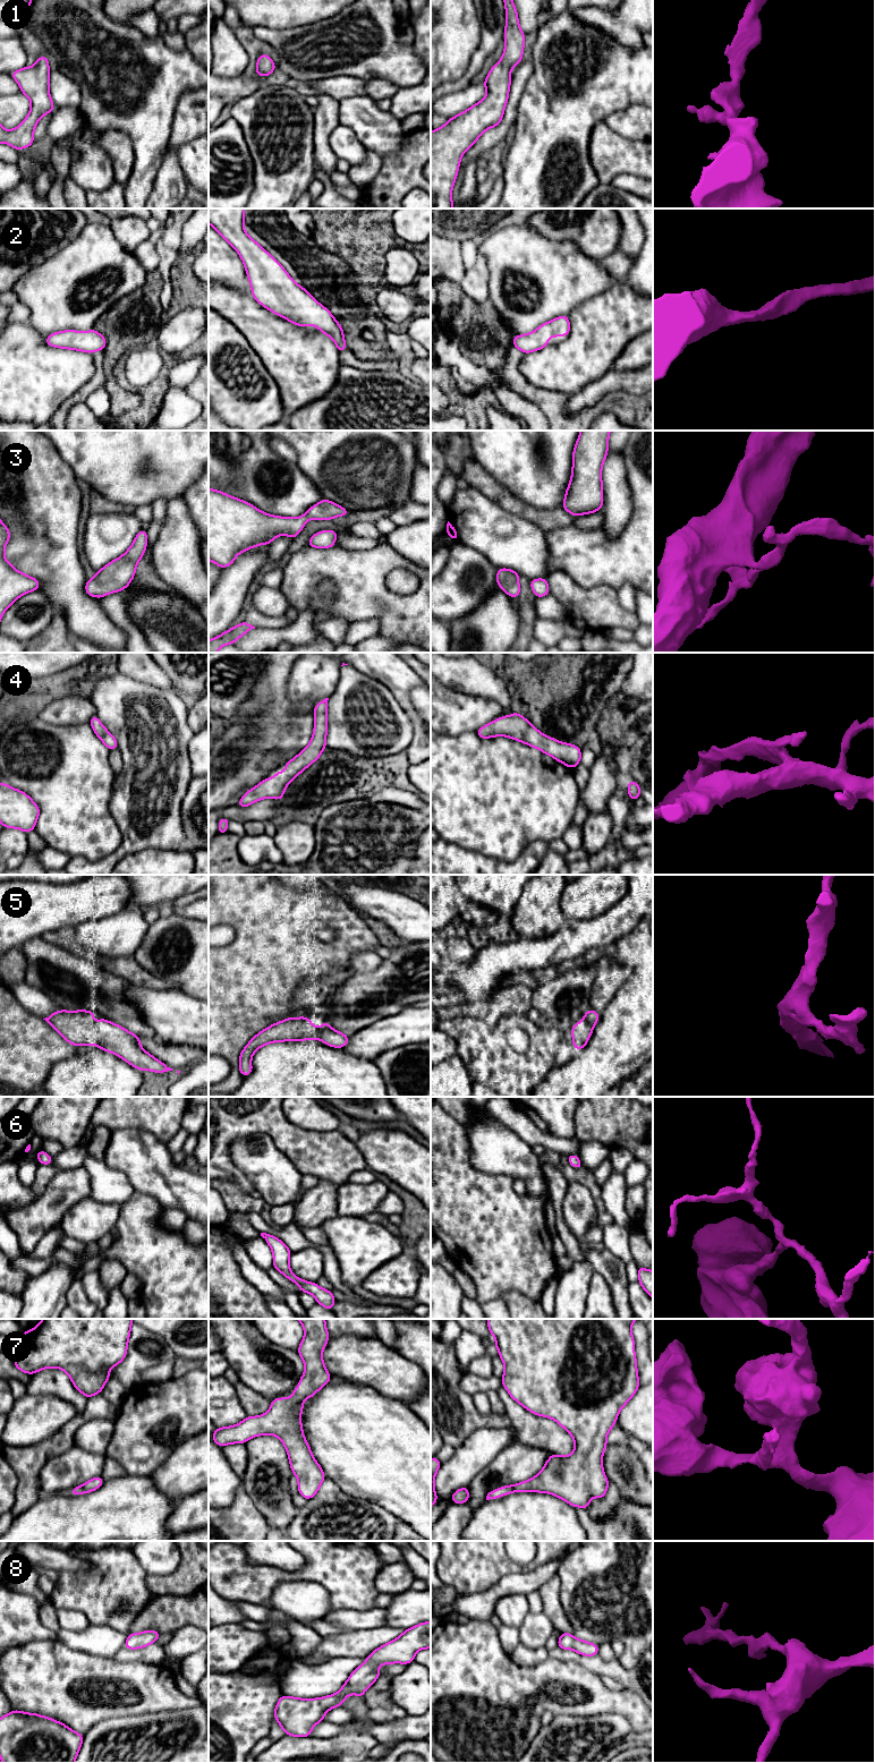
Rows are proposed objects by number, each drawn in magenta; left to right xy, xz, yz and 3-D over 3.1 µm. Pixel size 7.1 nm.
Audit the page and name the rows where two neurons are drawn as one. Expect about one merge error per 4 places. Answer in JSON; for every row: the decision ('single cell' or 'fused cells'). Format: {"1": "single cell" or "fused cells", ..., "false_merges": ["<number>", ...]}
{"1": "single cell", "2": "single cell", "3": "single cell", "4": "single cell", "5": "single cell", "6": "single cell", "7": "single cell", "8": "single cell", "false_merges": []}

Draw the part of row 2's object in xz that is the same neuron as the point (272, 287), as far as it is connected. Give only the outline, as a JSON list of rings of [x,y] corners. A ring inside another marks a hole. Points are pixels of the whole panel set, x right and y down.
[[[209,208],[209,223],[239,254],[249,279],[252,296],[258,304],[298,326],[317,326],[320,332],[329,335],[334,341],[338,352],[347,349],[343,330],[330,310],[296,283],[282,265],[244,230],[245,208]]]

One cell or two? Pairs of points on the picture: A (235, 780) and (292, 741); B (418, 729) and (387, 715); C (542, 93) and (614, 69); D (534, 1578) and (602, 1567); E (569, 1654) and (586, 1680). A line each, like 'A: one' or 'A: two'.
A: one
B: two
C: one
D: two
E: two

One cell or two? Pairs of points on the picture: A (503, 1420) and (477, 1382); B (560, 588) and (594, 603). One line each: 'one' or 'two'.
A: two
B: one

